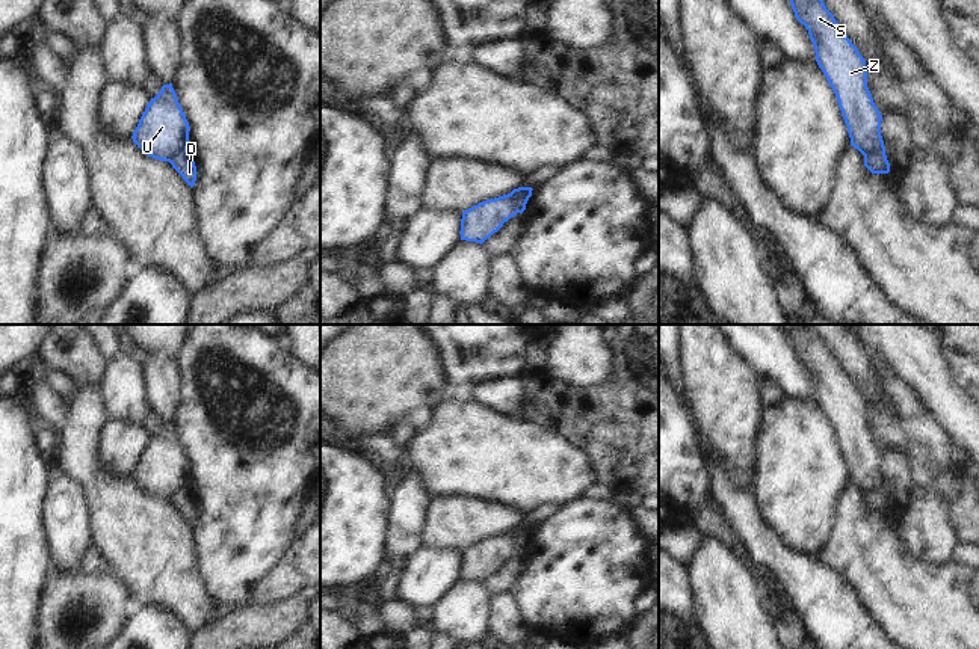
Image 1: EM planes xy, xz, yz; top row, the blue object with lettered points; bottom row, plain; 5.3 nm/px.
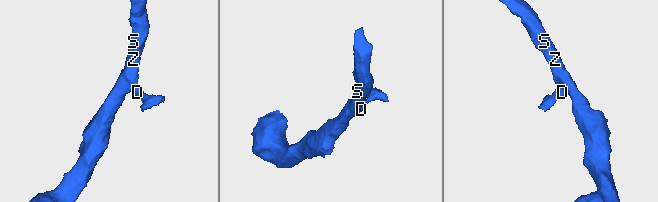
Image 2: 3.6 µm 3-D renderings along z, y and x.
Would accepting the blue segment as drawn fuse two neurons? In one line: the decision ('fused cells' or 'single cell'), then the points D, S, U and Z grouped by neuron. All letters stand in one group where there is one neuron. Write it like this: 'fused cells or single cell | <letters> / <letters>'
fused cells | D / S U Z

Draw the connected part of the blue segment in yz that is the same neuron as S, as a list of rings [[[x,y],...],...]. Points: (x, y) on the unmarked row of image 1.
[[[810,324],[778,326],[790,338],[796,358],[808,368],[816,400],[838,439],[851,484],[863,494],[885,494],[882,454],[867,426],[867,404],[858,386]]]

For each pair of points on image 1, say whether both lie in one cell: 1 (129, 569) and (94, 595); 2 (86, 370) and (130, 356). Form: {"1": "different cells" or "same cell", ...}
{"1": "different cells", "2": "different cells"}

